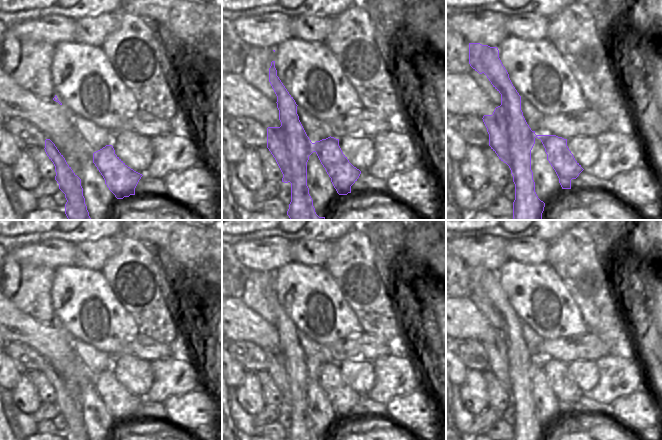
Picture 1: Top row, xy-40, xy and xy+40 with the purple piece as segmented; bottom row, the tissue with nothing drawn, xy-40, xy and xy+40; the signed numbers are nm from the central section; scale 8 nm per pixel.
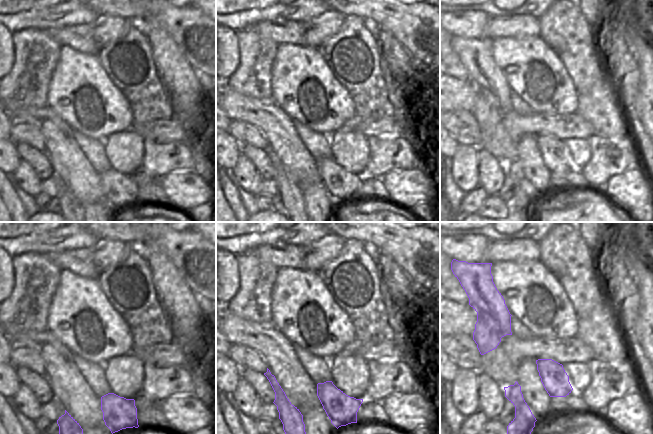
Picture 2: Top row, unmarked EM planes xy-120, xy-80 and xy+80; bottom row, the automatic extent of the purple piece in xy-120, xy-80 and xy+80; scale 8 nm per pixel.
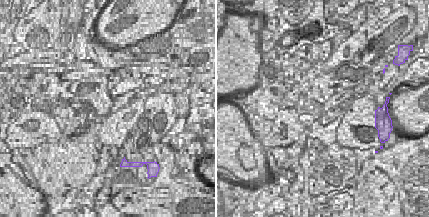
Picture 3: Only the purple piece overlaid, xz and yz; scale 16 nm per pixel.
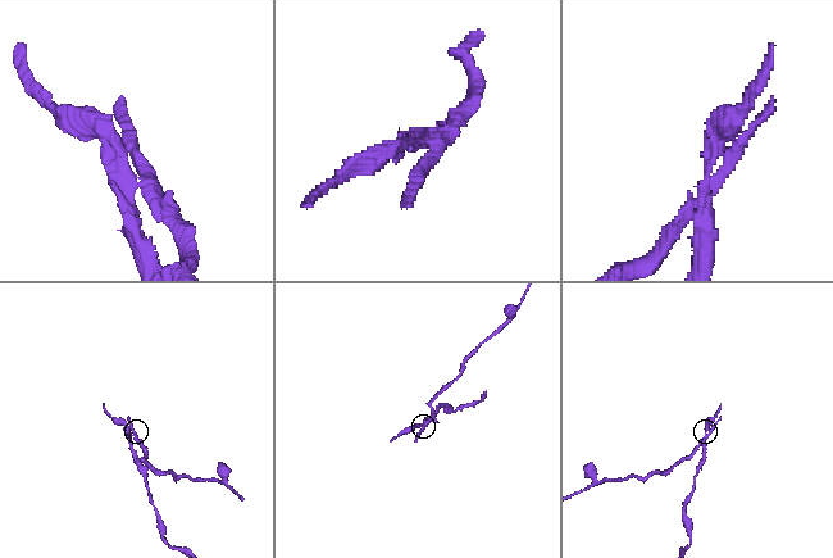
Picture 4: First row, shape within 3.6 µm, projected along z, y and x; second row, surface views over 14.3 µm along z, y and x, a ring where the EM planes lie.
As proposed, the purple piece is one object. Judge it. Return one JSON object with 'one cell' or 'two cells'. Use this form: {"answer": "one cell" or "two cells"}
{"answer": "two cells"}

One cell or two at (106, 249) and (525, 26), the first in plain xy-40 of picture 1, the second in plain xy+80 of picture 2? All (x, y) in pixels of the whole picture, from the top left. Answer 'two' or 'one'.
one

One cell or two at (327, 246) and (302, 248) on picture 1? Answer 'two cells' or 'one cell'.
one cell

